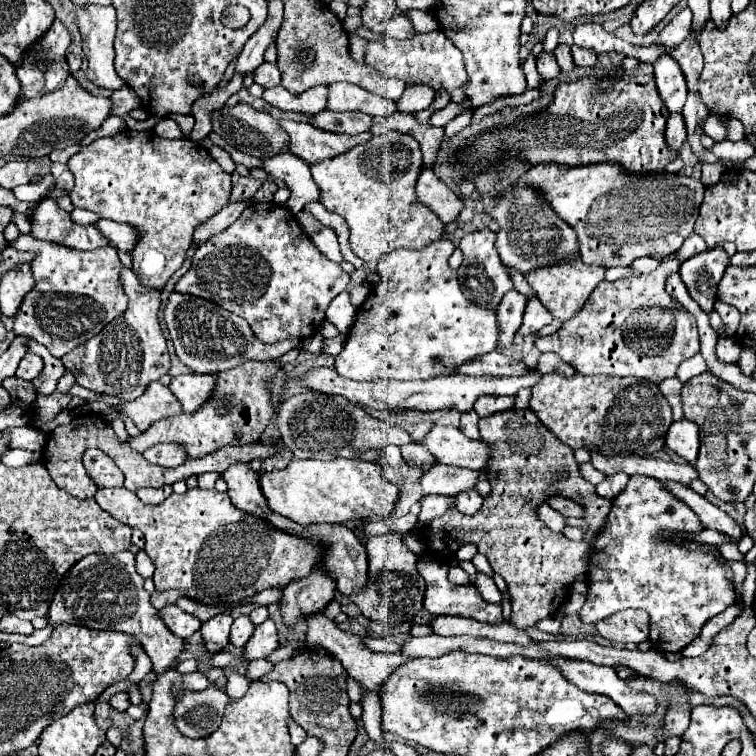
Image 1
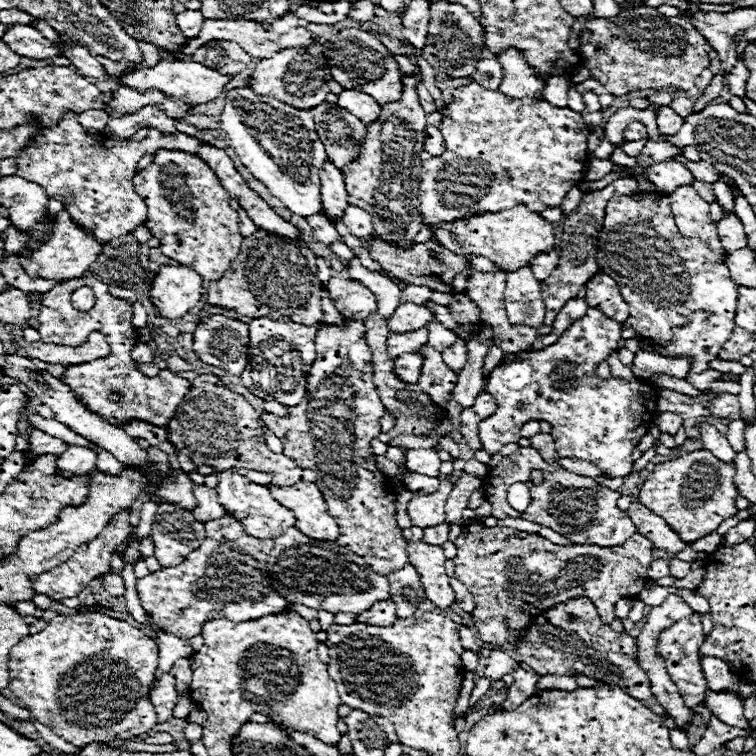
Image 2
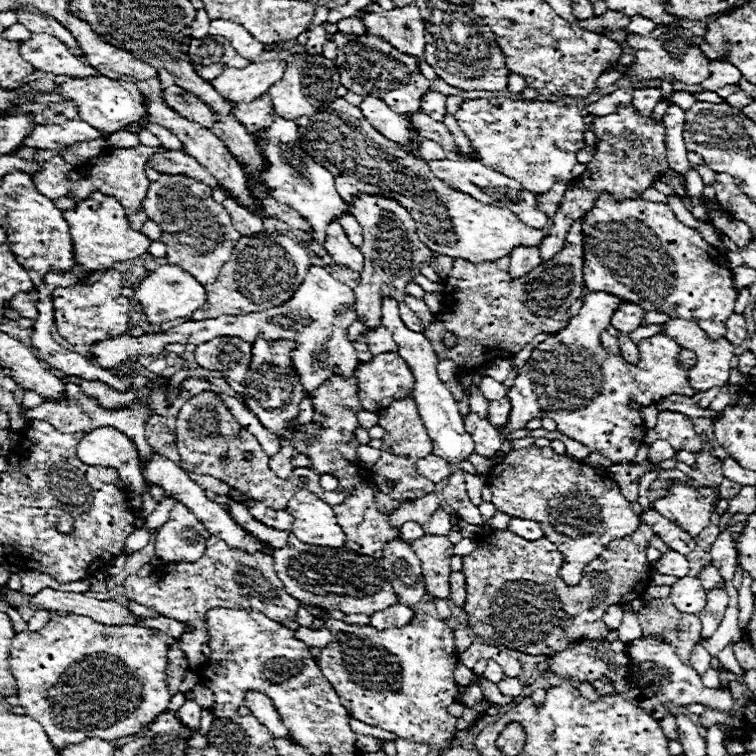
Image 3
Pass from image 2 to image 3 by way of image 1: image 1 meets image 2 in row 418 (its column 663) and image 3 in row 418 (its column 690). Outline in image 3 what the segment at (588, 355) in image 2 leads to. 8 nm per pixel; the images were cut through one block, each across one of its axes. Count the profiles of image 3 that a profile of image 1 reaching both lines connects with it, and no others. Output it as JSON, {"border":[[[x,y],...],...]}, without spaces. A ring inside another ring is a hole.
{"border":[[[590,292],[584,296],[584,306],[570,324],[532,350],[530,362],[520,368],[514,386],[508,390],[512,412],[504,432],[516,432],[526,428],[528,420],[546,416],[556,422],[558,432],[578,440],[590,452],[598,452],[616,464],[630,464],[642,446],[646,432],[638,406],[656,404],[670,394],[696,394],[688,384],[690,368],[684,368],[678,362],[682,346],[674,338],[656,334],[642,340],[638,344],[638,364],[630,364],[622,356],[608,354],[600,346],[600,332],[610,326],[612,312],[616,312],[616,306],[624,302],[626,300],[608,292]]]}

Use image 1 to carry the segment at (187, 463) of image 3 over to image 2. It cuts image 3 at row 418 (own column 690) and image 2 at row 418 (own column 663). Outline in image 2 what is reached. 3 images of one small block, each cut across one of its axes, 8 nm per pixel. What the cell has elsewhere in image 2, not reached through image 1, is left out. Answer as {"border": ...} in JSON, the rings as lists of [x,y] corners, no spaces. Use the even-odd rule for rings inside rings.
{"border":[[[200,374],[192,382],[192,392],[182,400],[180,408],[172,416],[166,428],[168,442],[196,466],[210,466],[216,472],[222,470],[258,470],[272,472],[274,482],[288,486],[298,478],[296,464],[284,454],[274,454],[264,440],[264,424],[260,414],[248,404],[248,400],[232,392],[218,376]]]}

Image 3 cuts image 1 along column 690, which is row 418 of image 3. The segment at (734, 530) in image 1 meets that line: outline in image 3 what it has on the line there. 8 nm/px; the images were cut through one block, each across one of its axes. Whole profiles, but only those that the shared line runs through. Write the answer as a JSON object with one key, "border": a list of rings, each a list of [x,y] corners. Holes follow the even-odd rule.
{"border":[[[508,398],[502,400],[492,400],[488,402],[488,420],[492,420],[492,424],[496,424],[496,428],[504,428],[512,410],[512,404]]]}

